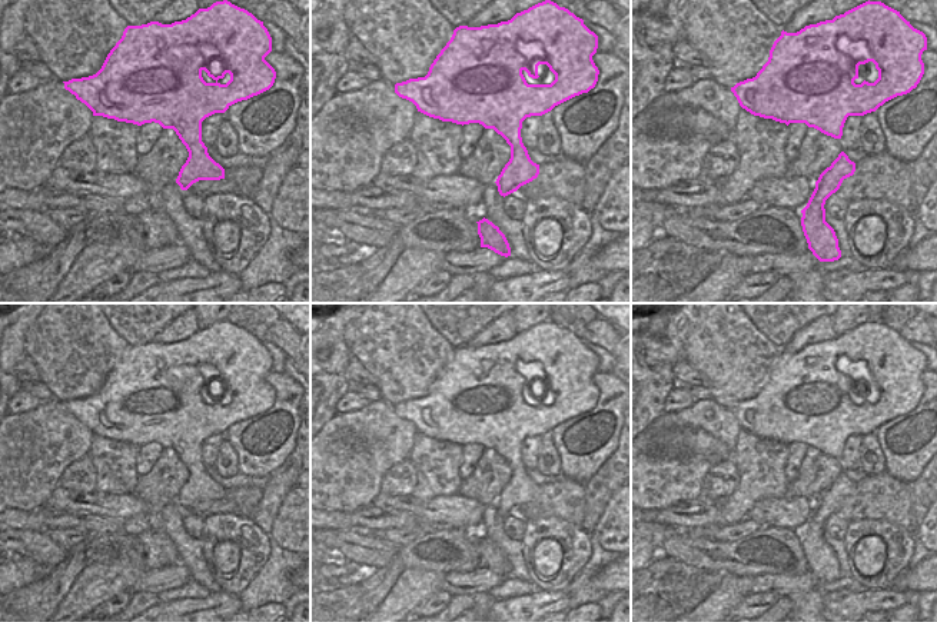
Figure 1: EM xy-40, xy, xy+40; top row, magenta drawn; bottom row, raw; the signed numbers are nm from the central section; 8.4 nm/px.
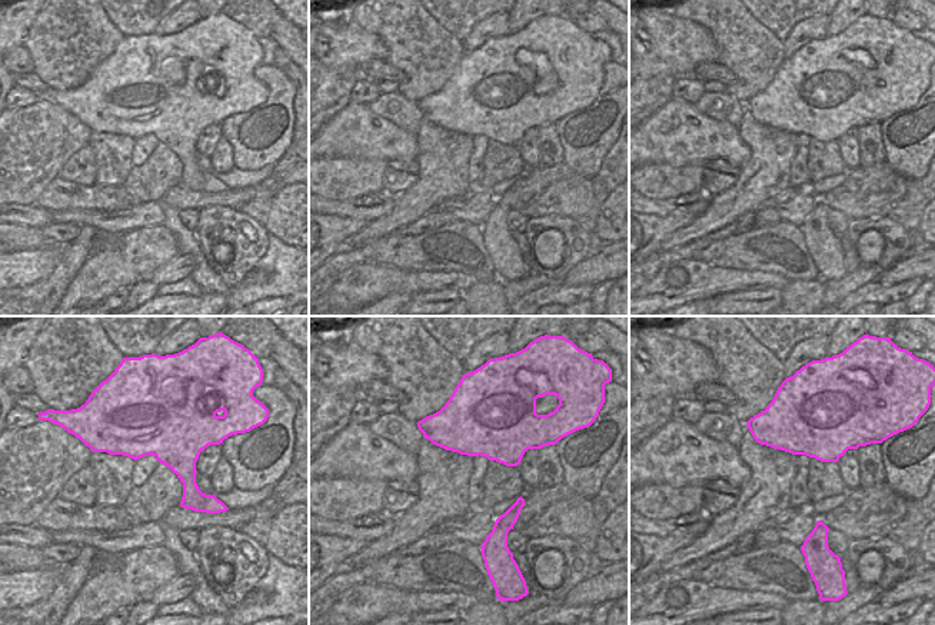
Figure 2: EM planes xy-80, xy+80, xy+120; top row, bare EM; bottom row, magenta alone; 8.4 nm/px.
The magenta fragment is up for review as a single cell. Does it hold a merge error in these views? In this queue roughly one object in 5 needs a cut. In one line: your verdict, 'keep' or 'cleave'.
keep

